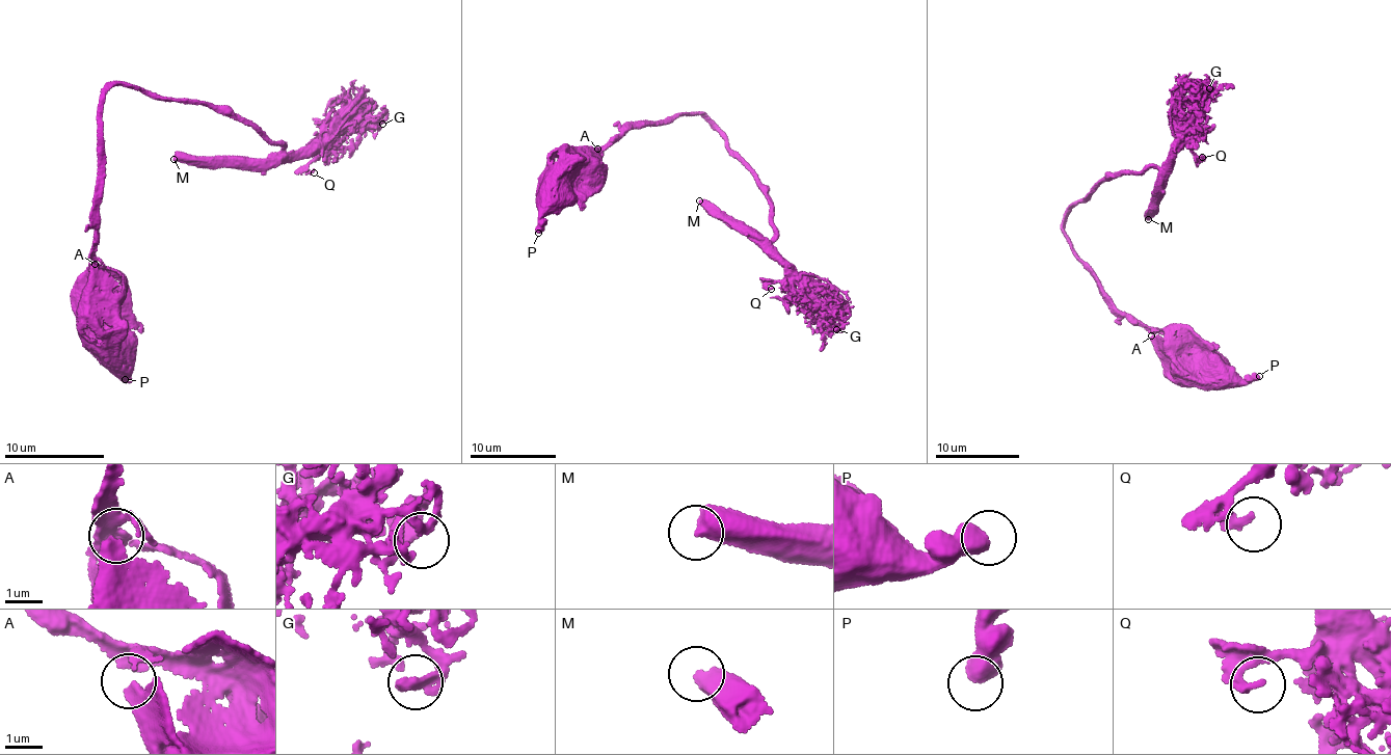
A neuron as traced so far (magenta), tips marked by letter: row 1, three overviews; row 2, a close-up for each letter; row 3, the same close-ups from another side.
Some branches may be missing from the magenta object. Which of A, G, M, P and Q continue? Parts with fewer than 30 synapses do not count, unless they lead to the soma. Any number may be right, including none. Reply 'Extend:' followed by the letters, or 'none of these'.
Extend: M

